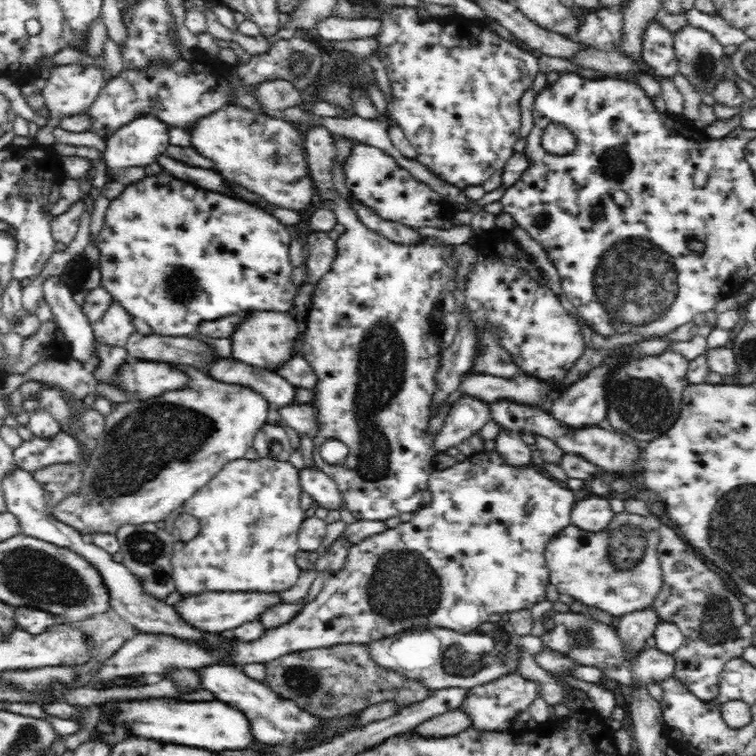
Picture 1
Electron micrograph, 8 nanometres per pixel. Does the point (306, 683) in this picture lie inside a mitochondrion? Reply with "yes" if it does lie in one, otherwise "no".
yes

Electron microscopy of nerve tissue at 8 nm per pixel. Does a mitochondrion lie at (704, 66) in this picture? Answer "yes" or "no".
yes

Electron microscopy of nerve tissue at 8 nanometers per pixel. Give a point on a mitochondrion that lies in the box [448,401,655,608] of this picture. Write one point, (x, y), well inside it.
(628, 544)

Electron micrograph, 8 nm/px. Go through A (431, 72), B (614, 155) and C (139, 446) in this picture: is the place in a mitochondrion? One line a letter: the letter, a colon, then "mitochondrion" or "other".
A: other
B: mitochondrion
C: mitochondrion

